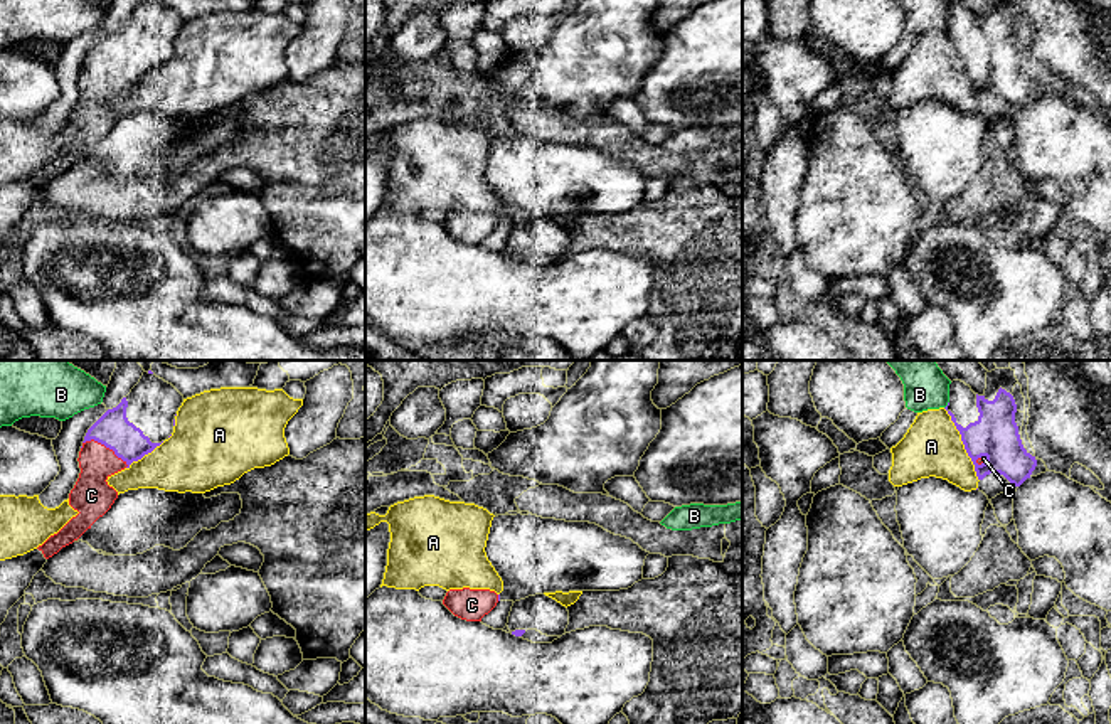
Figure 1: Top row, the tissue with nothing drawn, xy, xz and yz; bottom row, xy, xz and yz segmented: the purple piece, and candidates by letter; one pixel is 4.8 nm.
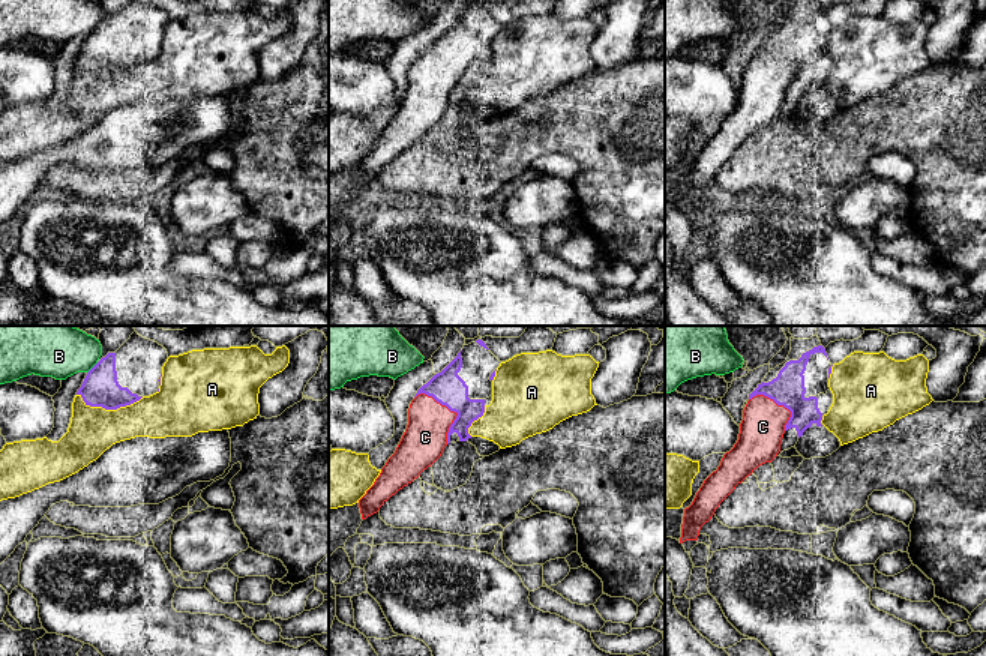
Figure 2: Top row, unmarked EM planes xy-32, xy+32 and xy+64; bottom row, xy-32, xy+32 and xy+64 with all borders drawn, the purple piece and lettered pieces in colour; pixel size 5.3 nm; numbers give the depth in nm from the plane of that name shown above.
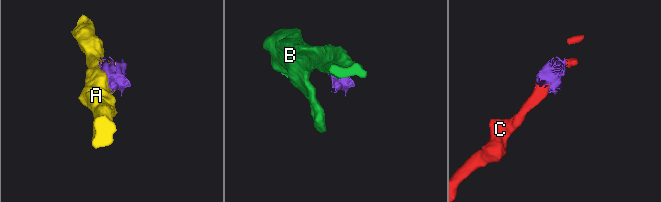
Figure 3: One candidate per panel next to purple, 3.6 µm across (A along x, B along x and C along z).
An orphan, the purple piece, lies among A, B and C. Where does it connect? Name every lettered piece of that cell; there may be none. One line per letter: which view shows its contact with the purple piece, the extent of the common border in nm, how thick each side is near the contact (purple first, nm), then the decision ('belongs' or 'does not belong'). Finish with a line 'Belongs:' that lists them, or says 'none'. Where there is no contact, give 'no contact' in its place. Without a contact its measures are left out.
A: yz | 400 nm | 220/280 nm | does not belong
B: yz | 40 nm | 190/160 nm | does not belong
C: xy | 260 nm | 170/190 nm | belongs
Belongs: C

